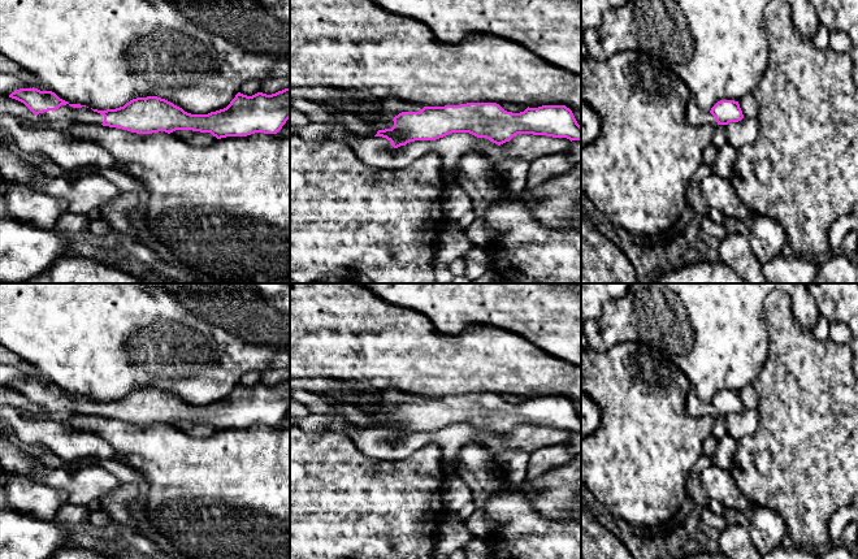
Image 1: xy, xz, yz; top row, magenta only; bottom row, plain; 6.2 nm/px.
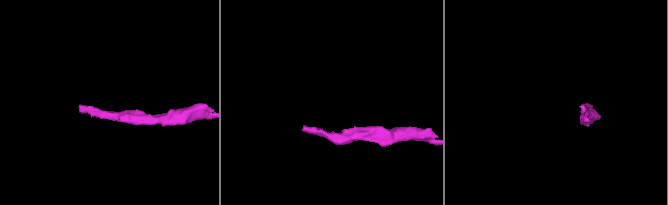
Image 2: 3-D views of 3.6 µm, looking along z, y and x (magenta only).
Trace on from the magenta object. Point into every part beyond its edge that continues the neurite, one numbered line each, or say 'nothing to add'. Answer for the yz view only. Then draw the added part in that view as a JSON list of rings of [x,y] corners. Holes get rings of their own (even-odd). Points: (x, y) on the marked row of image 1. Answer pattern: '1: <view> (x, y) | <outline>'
1: yz (694, 115) | [[[693,98],[688,103],[685,116],[686,116],[686,121],[692,126],[699,126],[699,125],[703,125],[703,124],[710,124],[714,127],[718,126],[718,122],[716,122],[715,117],[710,112],[703,112],[697,105],[697,103],[694,101]]]

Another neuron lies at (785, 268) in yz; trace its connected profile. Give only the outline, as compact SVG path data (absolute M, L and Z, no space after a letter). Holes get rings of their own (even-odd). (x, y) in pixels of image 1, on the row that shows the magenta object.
M786 251L764 263L763 272L768 283L811 283L818 265L810 256Z

